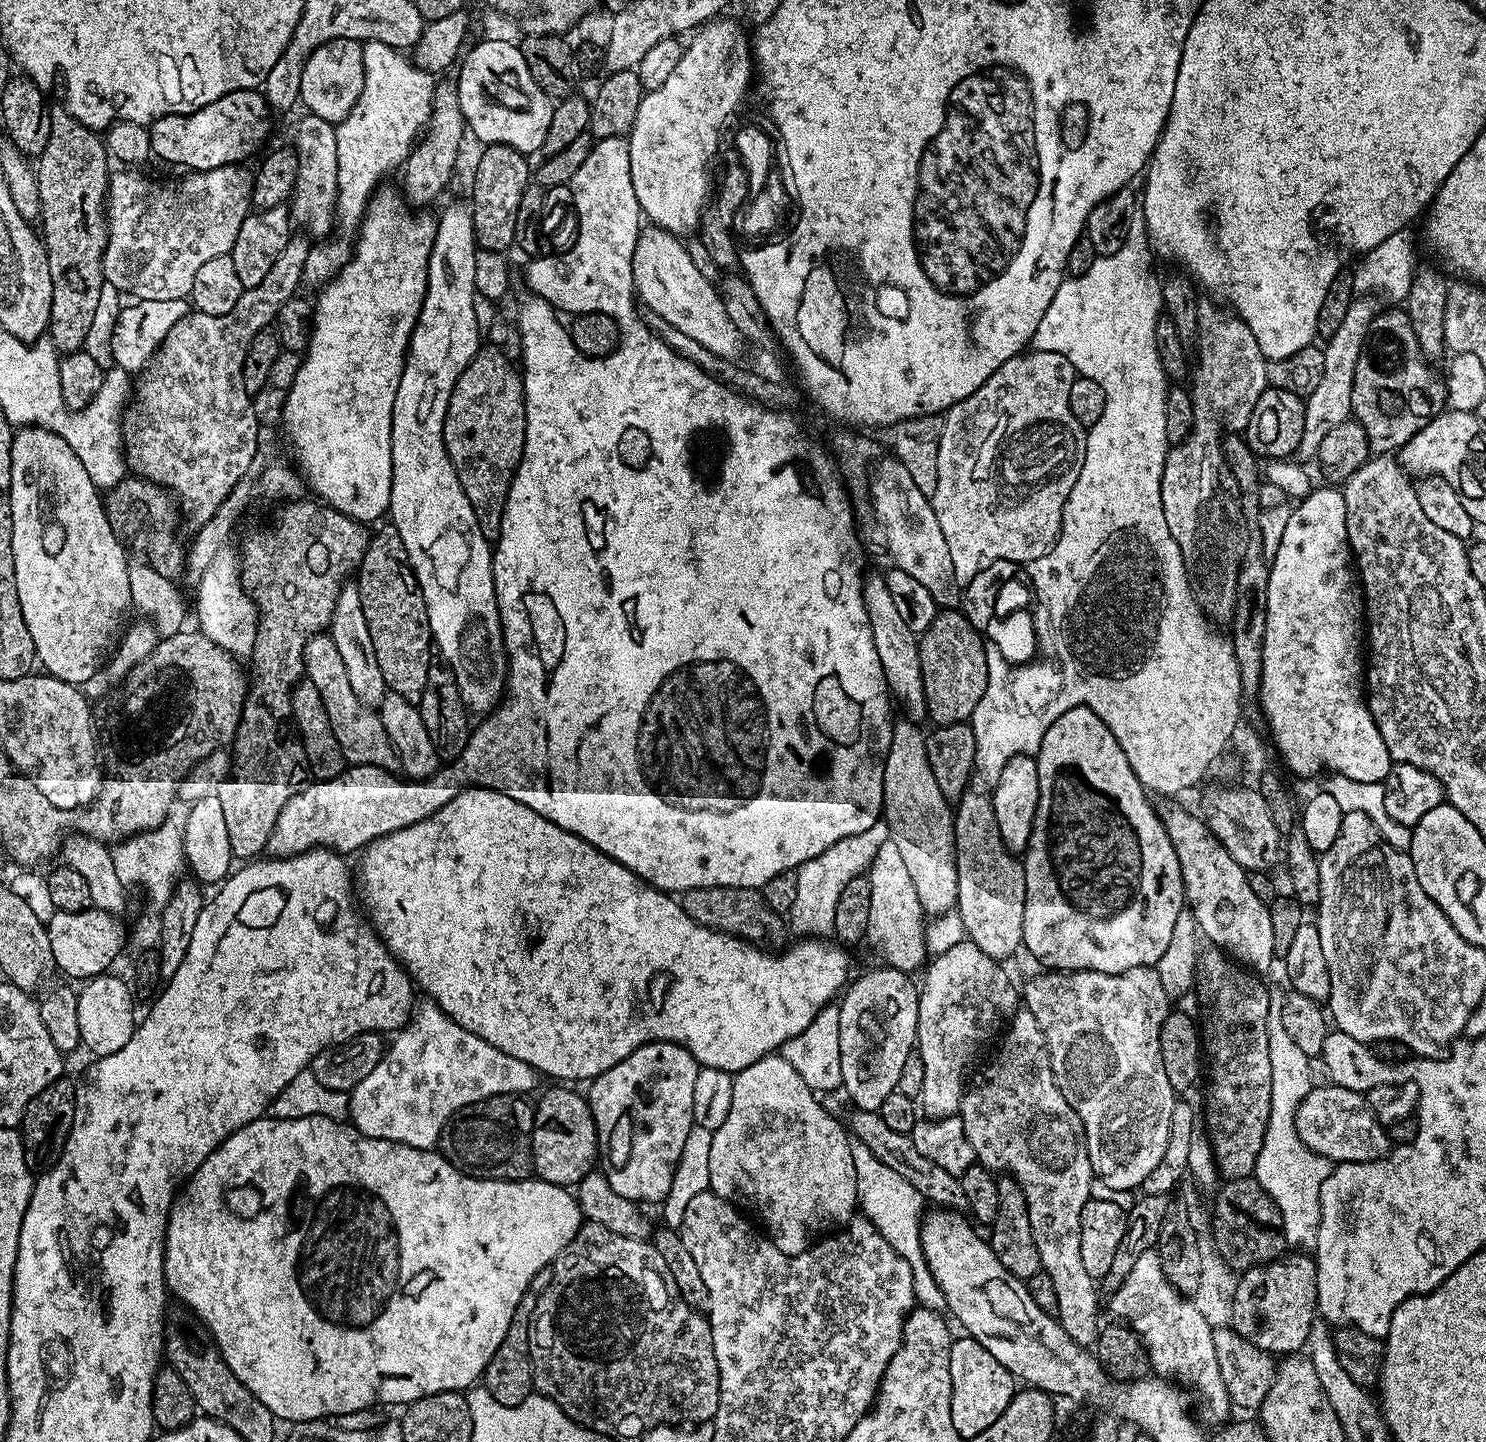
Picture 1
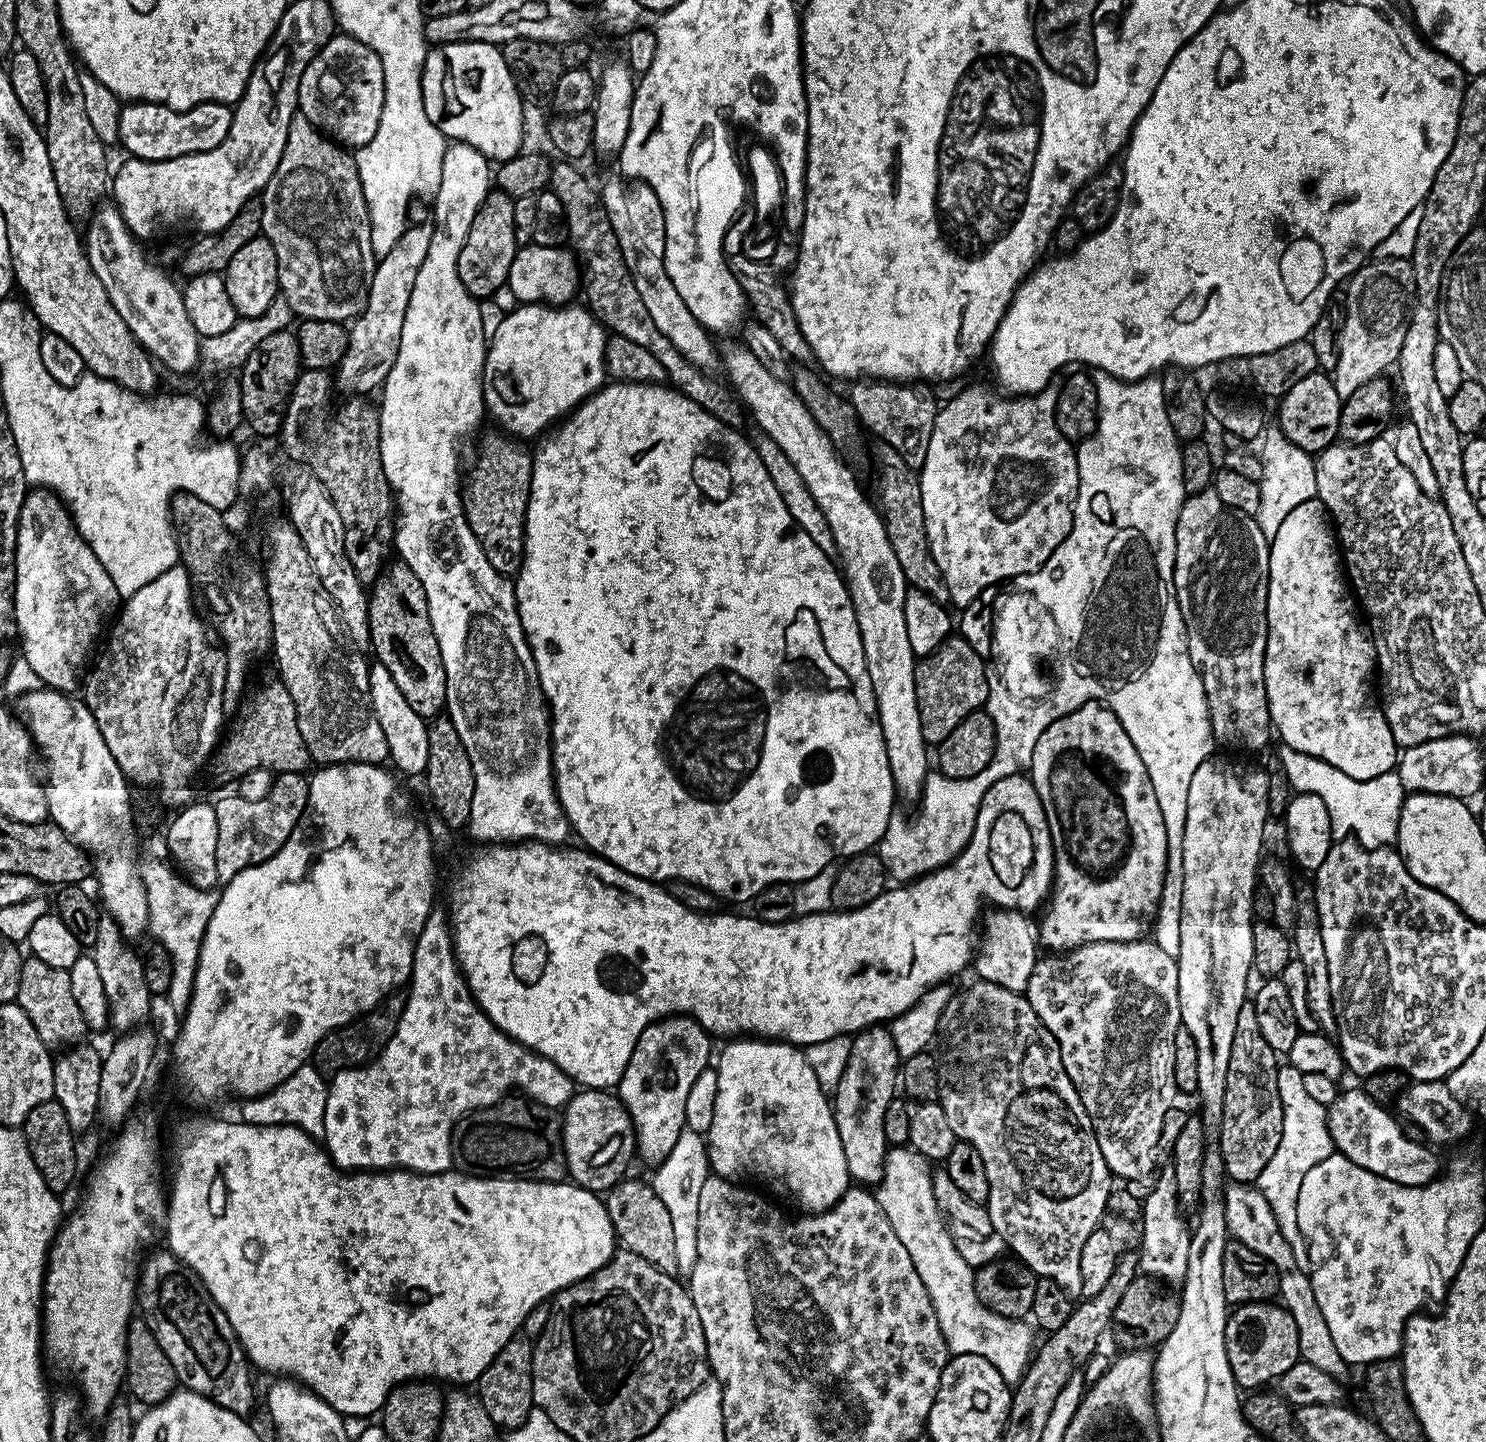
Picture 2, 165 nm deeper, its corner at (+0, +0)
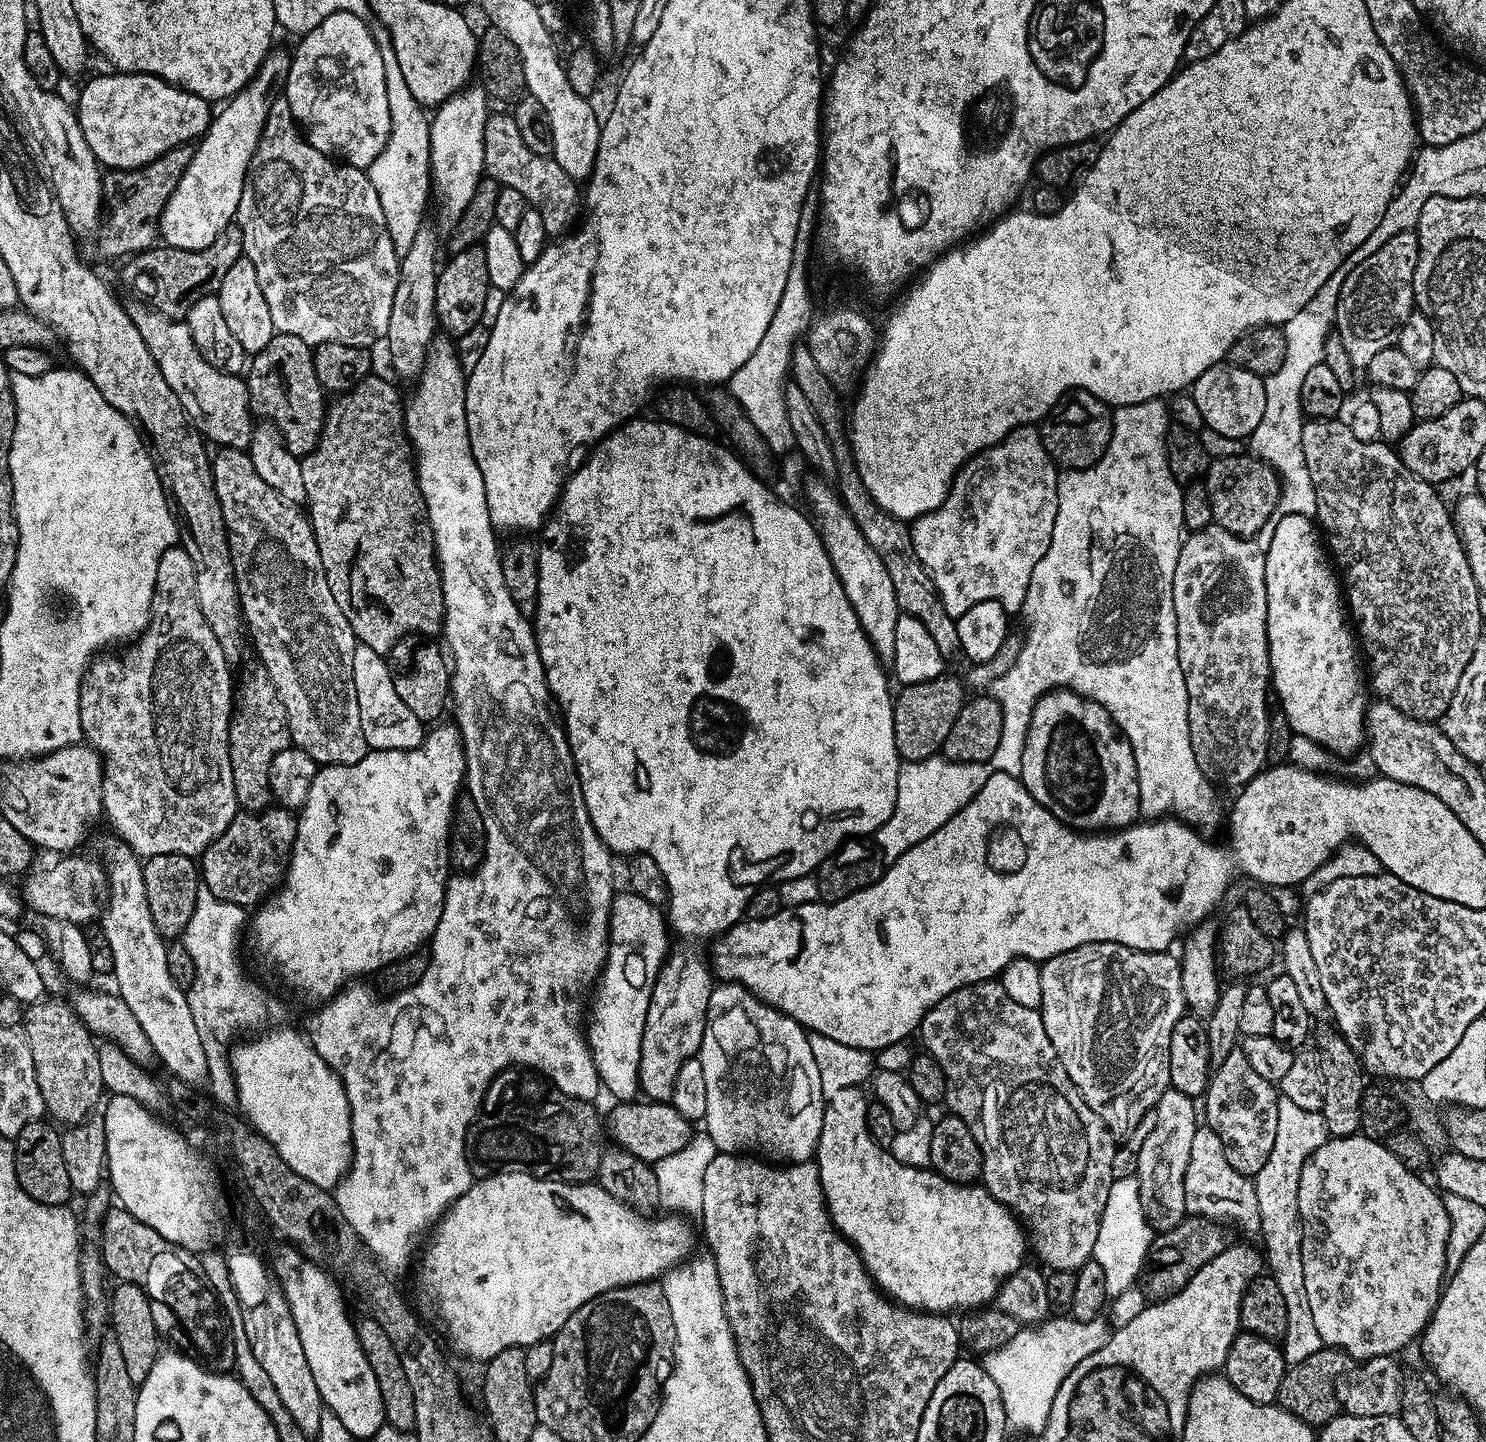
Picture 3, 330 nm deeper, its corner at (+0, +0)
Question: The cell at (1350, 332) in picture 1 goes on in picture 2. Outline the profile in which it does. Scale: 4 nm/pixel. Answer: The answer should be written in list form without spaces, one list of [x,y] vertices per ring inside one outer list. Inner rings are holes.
[[[1379,258],[1369,259],[1357,272],[1352,273],[1347,281],[1348,300],[1344,309],[1344,323],[1339,328],[1338,362],[1336,368],[1331,369],[1330,375],[1334,382],[1334,390],[1338,390],[1340,397],[1354,394],[1358,386],[1366,386],[1366,382],[1385,375],[1388,367],[1395,365],[1400,359],[1402,338],[1406,338],[1406,326],[1416,301],[1416,283],[1412,261],[1408,258]]]

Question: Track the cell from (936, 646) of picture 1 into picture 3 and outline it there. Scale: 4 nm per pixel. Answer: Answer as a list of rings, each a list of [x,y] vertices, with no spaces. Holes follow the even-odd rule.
[[[943,674],[932,681],[905,684],[894,696],[894,742],[901,761],[930,759],[943,749],[946,734],[954,726],[966,703],[966,684],[963,679]]]

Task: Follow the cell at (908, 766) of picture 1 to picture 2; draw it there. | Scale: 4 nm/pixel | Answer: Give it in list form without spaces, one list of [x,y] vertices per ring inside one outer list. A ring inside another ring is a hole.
[[[736,342],[728,349],[723,349],[722,352],[722,368],[723,371],[728,371],[727,383],[735,392],[738,400],[745,409],[752,411],[752,416],[756,419],[756,424],[760,427],[759,431],[765,436],[769,436],[774,442],[778,442],[778,447],[782,449],[782,454],[786,454],[786,458],[790,458],[790,462],[794,462],[794,470],[798,470],[798,474],[802,477],[802,482],[806,482],[806,490],[810,490],[810,494],[814,494],[814,502],[818,502],[818,510],[822,510],[822,514],[826,514],[826,522],[830,526],[830,534],[834,534],[834,542],[836,543],[836,556],[838,557],[839,567],[842,569],[842,575],[848,586],[848,593],[852,599],[854,606],[854,614],[858,618],[858,630],[862,634],[862,650],[866,658],[866,670],[870,670],[870,682],[874,690],[874,698],[876,699],[876,709],[880,715],[880,725],[882,726],[882,738],[886,742],[886,758],[890,758],[890,774],[894,778],[894,786],[896,787],[896,795],[901,801],[914,800],[919,801],[923,794],[924,782],[930,773],[930,748],[924,743],[922,738],[922,718],[918,718],[918,694],[914,694],[914,674],[916,673],[916,662],[918,657],[914,650],[911,649],[909,641],[909,632],[906,631],[906,594],[909,590],[909,583],[904,579],[902,574],[902,566],[898,566],[898,554],[894,554],[894,546],[888,537],[888,531],[884,525],[884,517],[881,516],[879,507],[871,499],[870,501],[864,497],[864,492],[860,489],[860,484],[856,481],[856,476],[850,469],[844,465],[844,460],[841,453],[838,451],[832,439],[829,438],[822,430],[822,426],[818,426],[816,419],[810,414],[810,410],[802,402],[802,398],[787,381],[774,378],[774,374],[770,374],[770,370],[766,370],[766,366],[762,366],[762,362],[758,362],[758,358],[754,358],[754,354],[750,349],[745,348],[743,343]]]

